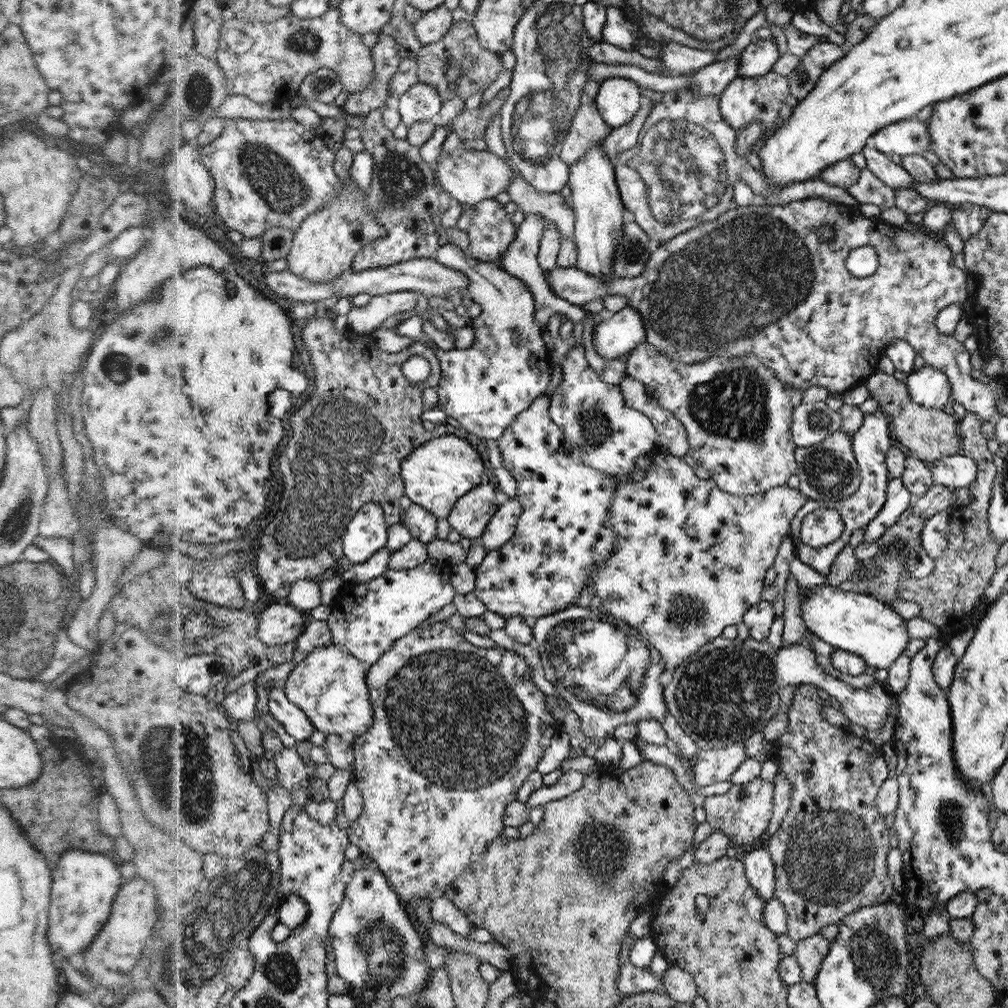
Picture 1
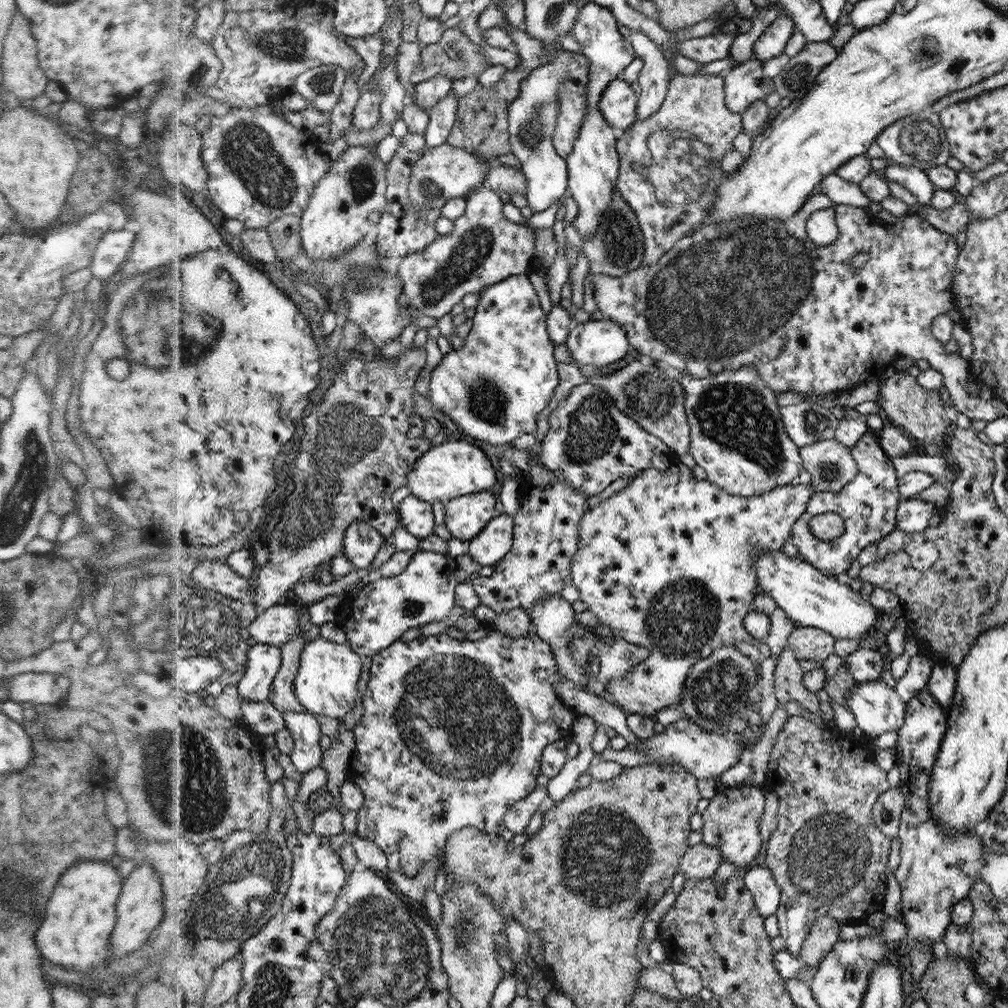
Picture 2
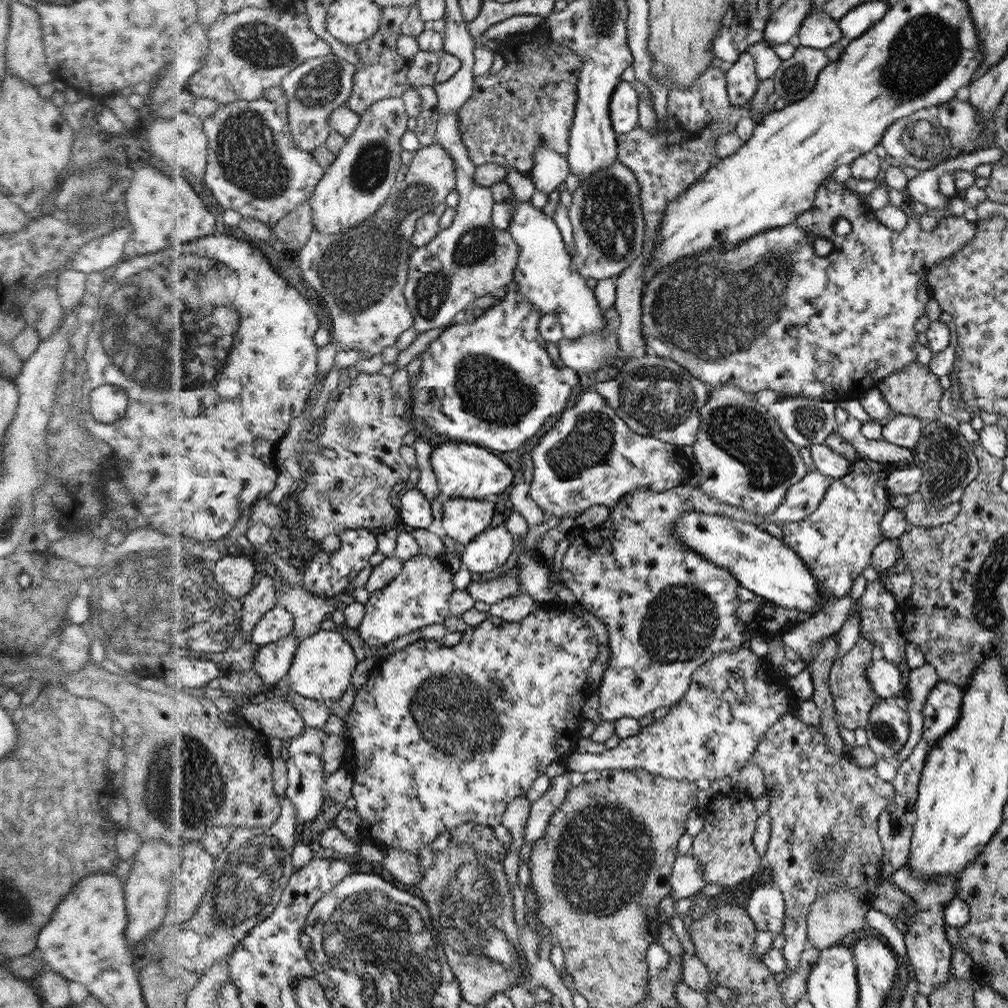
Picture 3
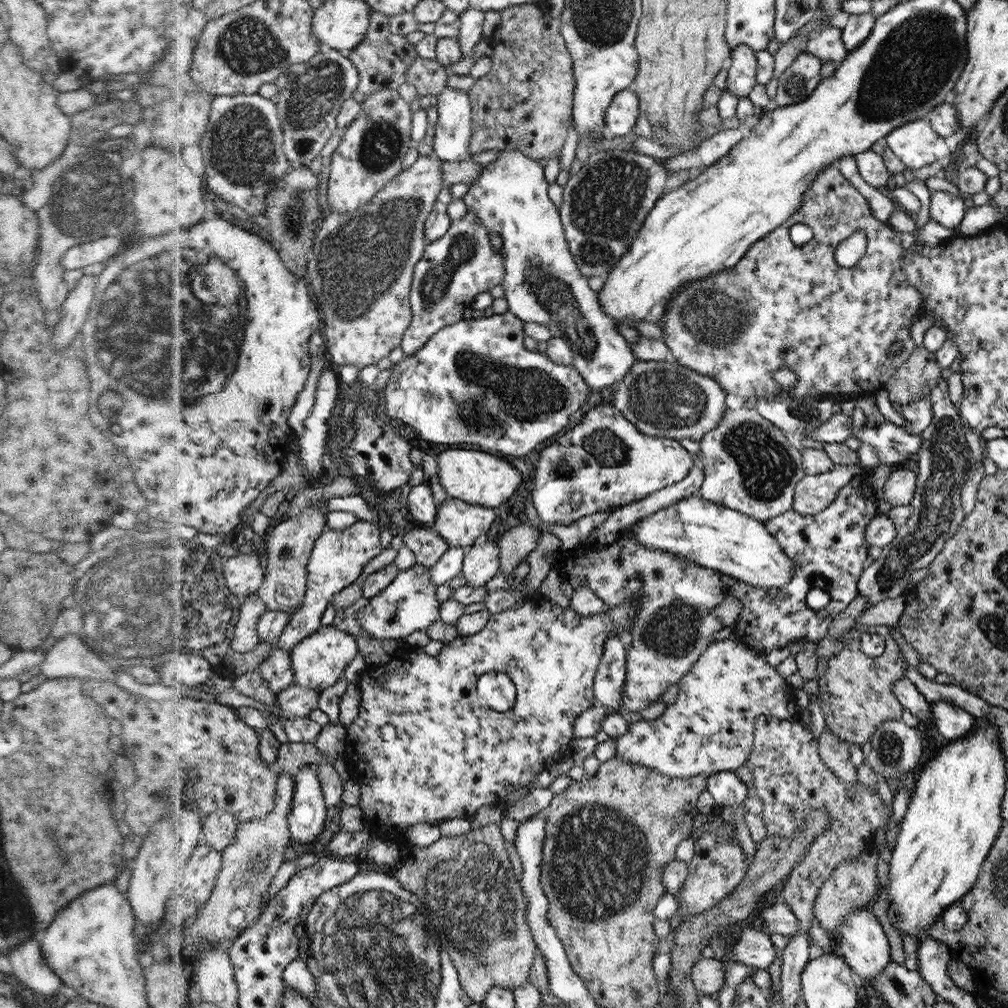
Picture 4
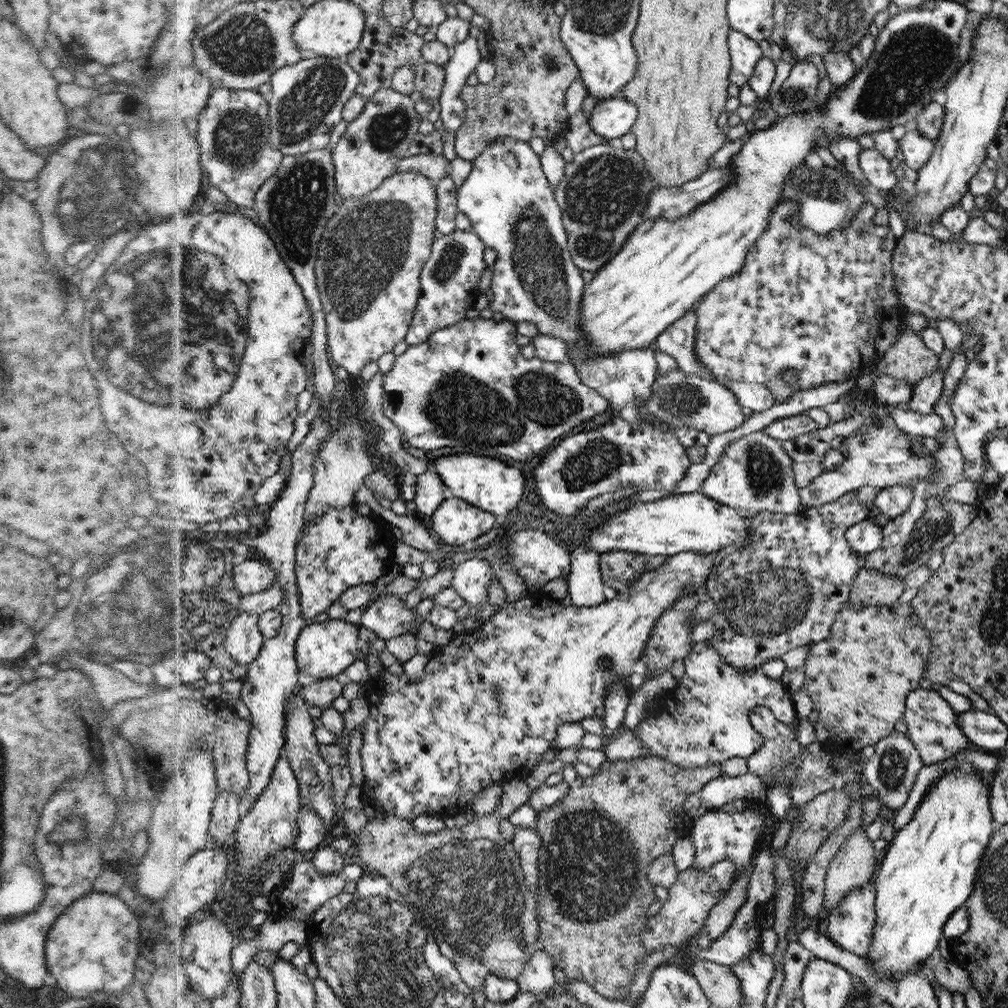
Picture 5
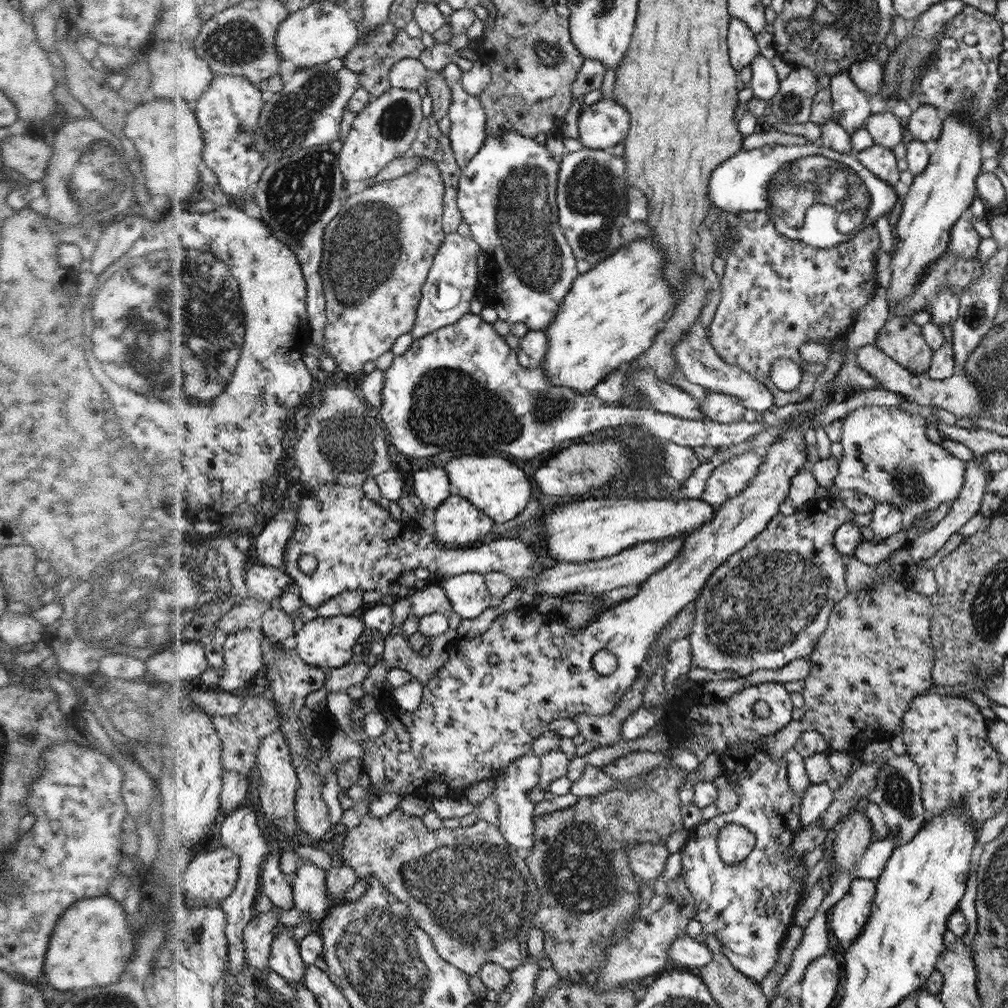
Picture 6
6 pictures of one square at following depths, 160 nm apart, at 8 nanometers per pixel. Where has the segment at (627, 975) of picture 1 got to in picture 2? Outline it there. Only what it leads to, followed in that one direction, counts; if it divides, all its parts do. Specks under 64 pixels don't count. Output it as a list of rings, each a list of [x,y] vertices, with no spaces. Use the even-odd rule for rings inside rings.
[[[644,967],[637,980],[637,988],[661,993],[670,1000],[682,1002],[685,997],[681,994],[673,979],[673,973],[668,967]]]

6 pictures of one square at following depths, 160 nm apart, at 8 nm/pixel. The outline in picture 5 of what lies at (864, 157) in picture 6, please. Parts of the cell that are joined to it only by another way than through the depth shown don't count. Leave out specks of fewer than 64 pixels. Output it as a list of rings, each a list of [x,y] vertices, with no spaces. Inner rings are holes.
[[[875,147],[862,149],[859,154],[859,167],[866,180],[874,188],[890,191],[898,184],[896,174],[892,170],[889,159],[882,156]]]

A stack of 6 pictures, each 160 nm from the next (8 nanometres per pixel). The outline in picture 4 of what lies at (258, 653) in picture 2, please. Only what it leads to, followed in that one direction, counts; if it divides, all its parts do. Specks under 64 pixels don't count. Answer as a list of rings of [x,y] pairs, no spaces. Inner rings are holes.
[[[359,520],[351,527],[336,531],[327,527],[324,535],[318,539],[309,564],[309,589],[307,603],[304,608],[293,615],[286,632],[281,636],[276,647],[294,651],[303,640],[320,630],[322,618],[334,600],[336,594],[352,586],[366,570],[366,566],[384,552],[382,546],[382,530],[376,523],[370,524]]]

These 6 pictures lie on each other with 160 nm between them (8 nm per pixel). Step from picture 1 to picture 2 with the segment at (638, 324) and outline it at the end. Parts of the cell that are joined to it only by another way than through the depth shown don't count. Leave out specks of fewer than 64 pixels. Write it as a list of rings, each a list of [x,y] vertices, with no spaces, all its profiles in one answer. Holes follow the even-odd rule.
[[[555,220],[553,232],[557,245],[556,256],[547,274],[547,287],[553,305],[560,305],[562,285],[569,276],[569,263],[566,257],[566,238],[562,229],[562,220]],[[608,318],[574,323],[565,344],[574,360],[597,367],[622,360],[631,345],[626,331]]]

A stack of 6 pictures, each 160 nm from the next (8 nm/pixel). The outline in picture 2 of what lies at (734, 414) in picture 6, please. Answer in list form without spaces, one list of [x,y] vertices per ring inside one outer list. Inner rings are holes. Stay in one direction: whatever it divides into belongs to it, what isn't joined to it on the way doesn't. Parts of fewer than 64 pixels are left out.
[[[646,359],[636,360],[609,375],[593,375],[592,378],[590,377],[590,382],[600,384],[600,388],[611,396],[614,405],[619,406],[620,412],[638,422],[646,432],[659,437],[676,456],[689,453],[690,425],[682,406],[686,395],[682,385],[676,379],[665,375],[662,367]]]

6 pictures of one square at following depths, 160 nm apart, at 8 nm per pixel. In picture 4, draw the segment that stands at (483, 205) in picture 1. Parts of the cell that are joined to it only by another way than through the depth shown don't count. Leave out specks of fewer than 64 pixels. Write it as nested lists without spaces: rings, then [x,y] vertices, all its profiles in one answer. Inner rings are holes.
[[[446,86],[437,99],[434,156],[446,162],[466,161],[471,155],[471,99],[451,86]],[[474,211],[460,220],[453,220],[444,236],[427,243],[423,258],[416,267],[412,291],[414,320],[401,344],[405,357],[421,351],[427,340],[448,325],[462,320],[462,312],[470,308],[470,300],[501,284],[505,278],[505,256],[502,248],[494,249],[489,230]]]

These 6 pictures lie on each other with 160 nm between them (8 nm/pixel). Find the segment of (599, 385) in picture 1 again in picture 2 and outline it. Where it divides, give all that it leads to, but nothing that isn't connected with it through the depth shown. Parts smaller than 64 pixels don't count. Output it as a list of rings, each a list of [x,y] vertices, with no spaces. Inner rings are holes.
[[[594,384],[574,386],[572,392],[560,401],[556,410],[550,414],[549,424],[550,430],[542,440],[542,449],[538,453],[536,464],[548,469],[553,474],[551,478],[553,481],[556,479],[570,481],[575,489],[584,491],[589,498],[602,492],[618,478],[629,476],[634,479],[640,472],[650,468],[667,471],[678,462],[678,456],[668,449],[667,444],[664,444],[655,434],[646,432],[631,417],[620,412],[619,406],[614,405],[611,396],[608,396],[608,393],[604,392],[600,386],[594,386]]]

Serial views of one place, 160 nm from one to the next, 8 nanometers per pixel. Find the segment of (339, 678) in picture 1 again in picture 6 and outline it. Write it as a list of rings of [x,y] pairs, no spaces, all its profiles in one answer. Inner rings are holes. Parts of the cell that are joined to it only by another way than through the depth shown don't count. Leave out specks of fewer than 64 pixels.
[[[342,615],[332,618],[320,617],[301,624],[296,633],[296,652],[312,667],[322,668],[328,675],[336,668],[350,665],[357,660],[354,656],[354,648],[360,640],[360,636],[366,632],[367,624],[353,615]]]

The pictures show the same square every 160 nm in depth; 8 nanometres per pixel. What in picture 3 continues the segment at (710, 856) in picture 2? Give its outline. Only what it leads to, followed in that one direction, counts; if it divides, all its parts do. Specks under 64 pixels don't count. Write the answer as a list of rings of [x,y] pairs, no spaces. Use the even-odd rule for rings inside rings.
[[[692,855],[679,856],[672,872],[672,899],[681,899],[698,894],[707,884],[700,861]]]

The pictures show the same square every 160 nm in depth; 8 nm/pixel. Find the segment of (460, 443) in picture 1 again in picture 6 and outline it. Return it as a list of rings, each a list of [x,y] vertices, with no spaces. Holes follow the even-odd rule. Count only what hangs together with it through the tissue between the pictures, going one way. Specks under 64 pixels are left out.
[[[454,456],[444,464],[444,470],[447,470],[447,475],[451,477],[451,483],[456,488],[456,492],[487,514],[496,525],[518,517],[532,496],[532,486],[524,470],[520,470],[518,464],[512,464],[510,458],[506,456]]]

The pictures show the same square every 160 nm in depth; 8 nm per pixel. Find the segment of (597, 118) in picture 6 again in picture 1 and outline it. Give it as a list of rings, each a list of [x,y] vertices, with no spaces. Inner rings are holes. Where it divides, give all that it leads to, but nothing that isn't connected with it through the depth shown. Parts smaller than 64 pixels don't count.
[[[610,77],[599,87],[595,103],[603,119],[614,129],[635,118],[640,108],[638,83],[628,77]]]

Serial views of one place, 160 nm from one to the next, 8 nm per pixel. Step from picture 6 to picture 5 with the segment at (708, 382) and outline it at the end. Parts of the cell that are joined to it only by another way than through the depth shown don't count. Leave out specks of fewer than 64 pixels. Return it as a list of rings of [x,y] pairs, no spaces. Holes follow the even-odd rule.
[[[695,307],[682,318],[676,319],[666,331],[661,332],[655,338],[655,343],[658,349],[675,358],[678,368],[684,372],[717,381],[717,378],[699,363],[694,352],[697,321],[694,309]],[[729,380],[723,387],[735,396],[740,407],[748,407],[753,413],[775,406],[770,390],[762,384]]]

